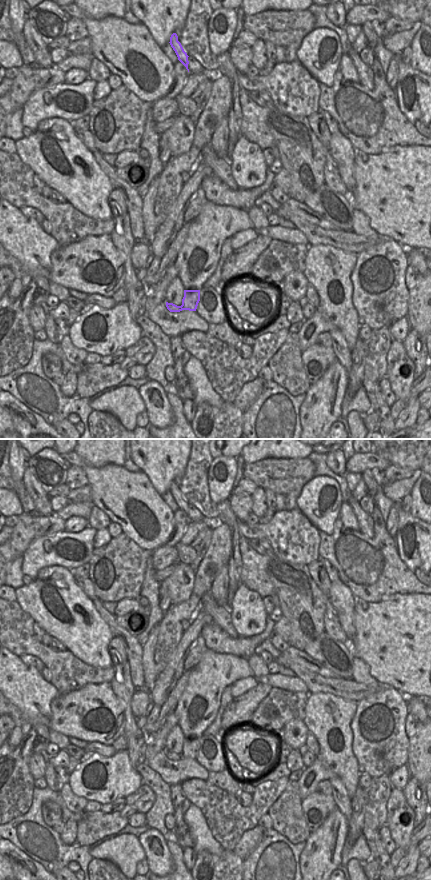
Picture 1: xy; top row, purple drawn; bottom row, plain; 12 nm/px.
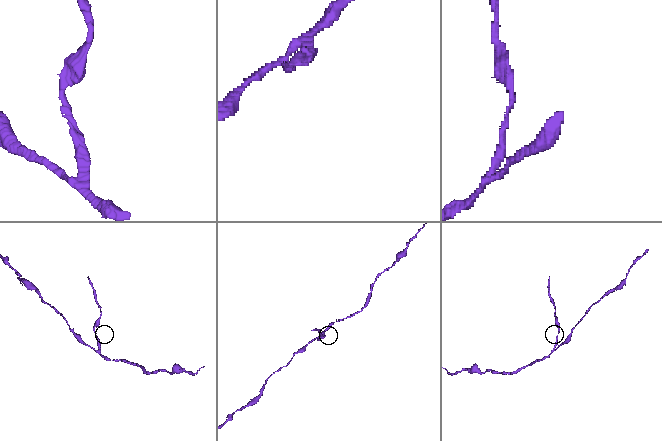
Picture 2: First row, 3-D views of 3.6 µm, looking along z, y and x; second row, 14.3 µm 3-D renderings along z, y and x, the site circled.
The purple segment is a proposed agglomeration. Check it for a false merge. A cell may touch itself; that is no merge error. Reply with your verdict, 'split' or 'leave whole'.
split

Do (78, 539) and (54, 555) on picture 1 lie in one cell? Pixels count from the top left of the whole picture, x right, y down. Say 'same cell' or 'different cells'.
same cell

